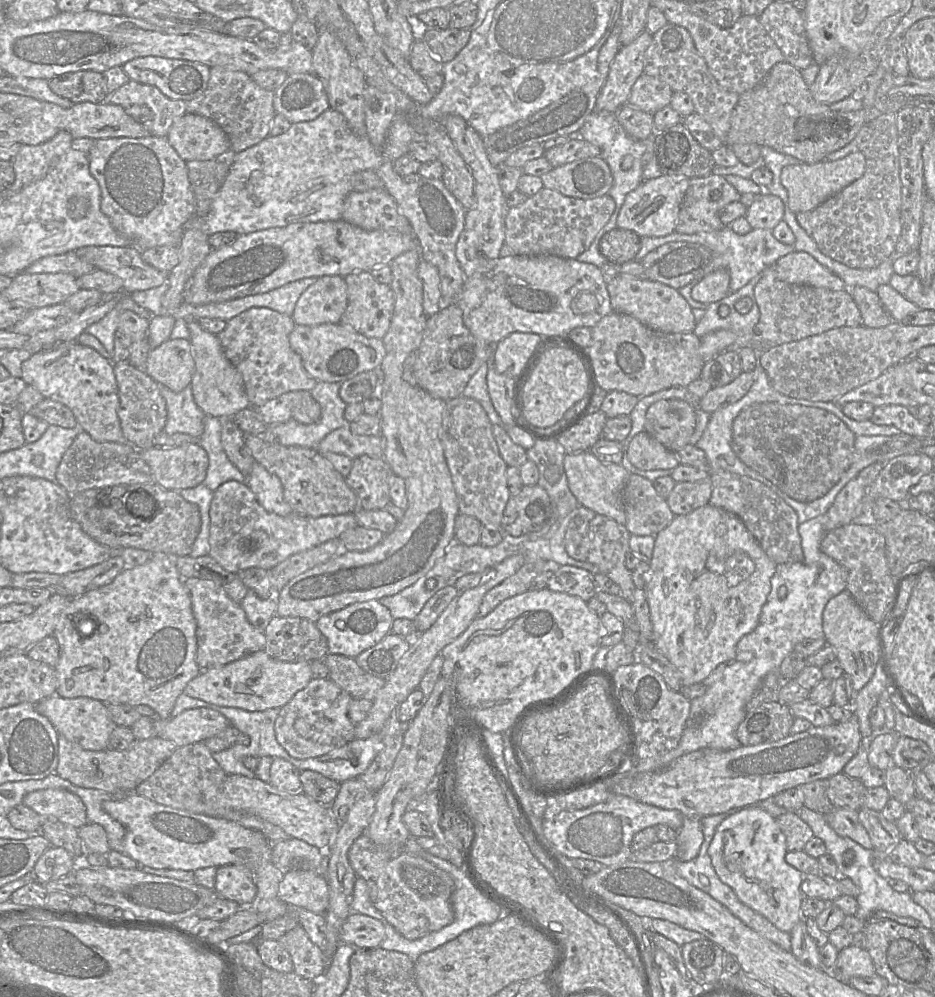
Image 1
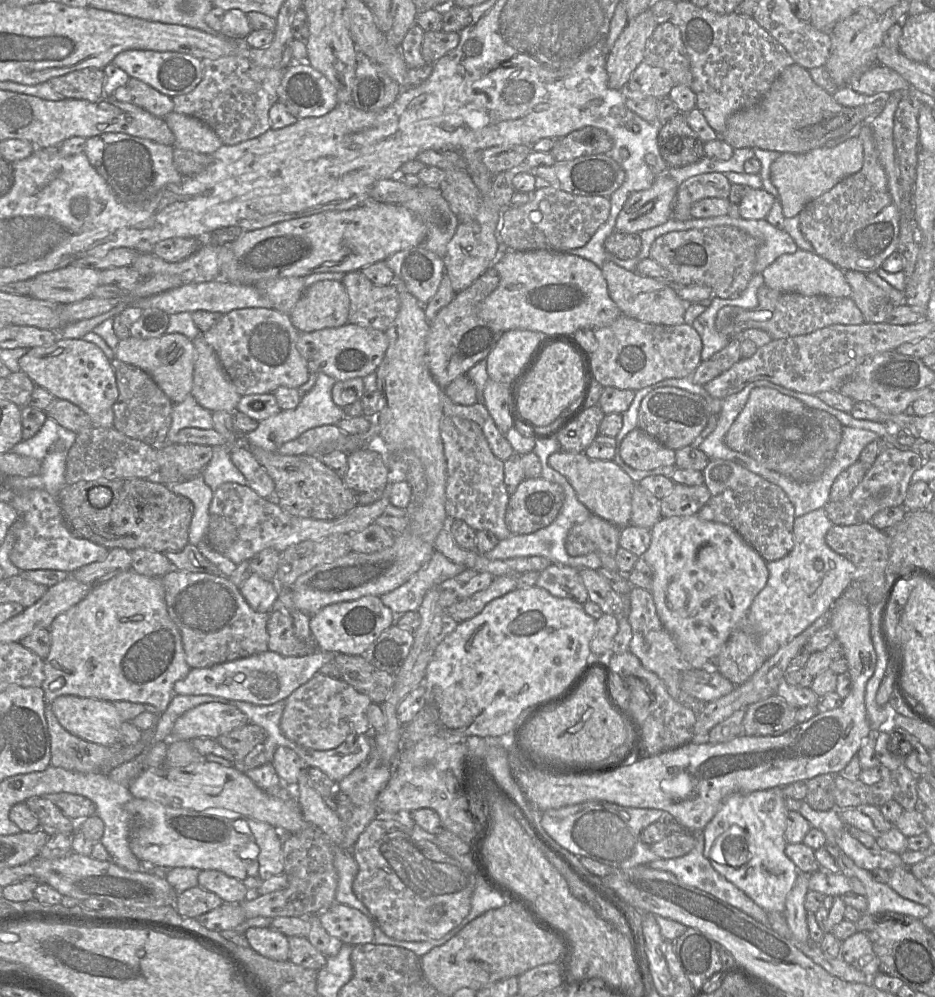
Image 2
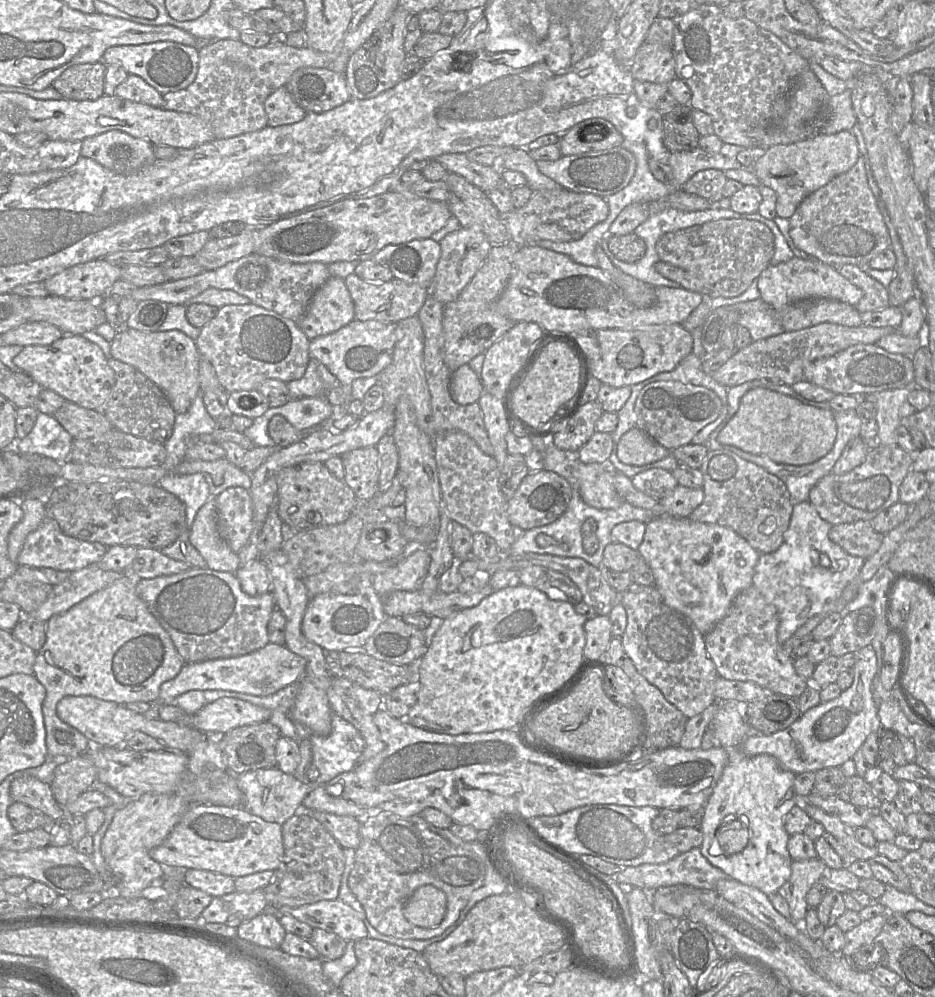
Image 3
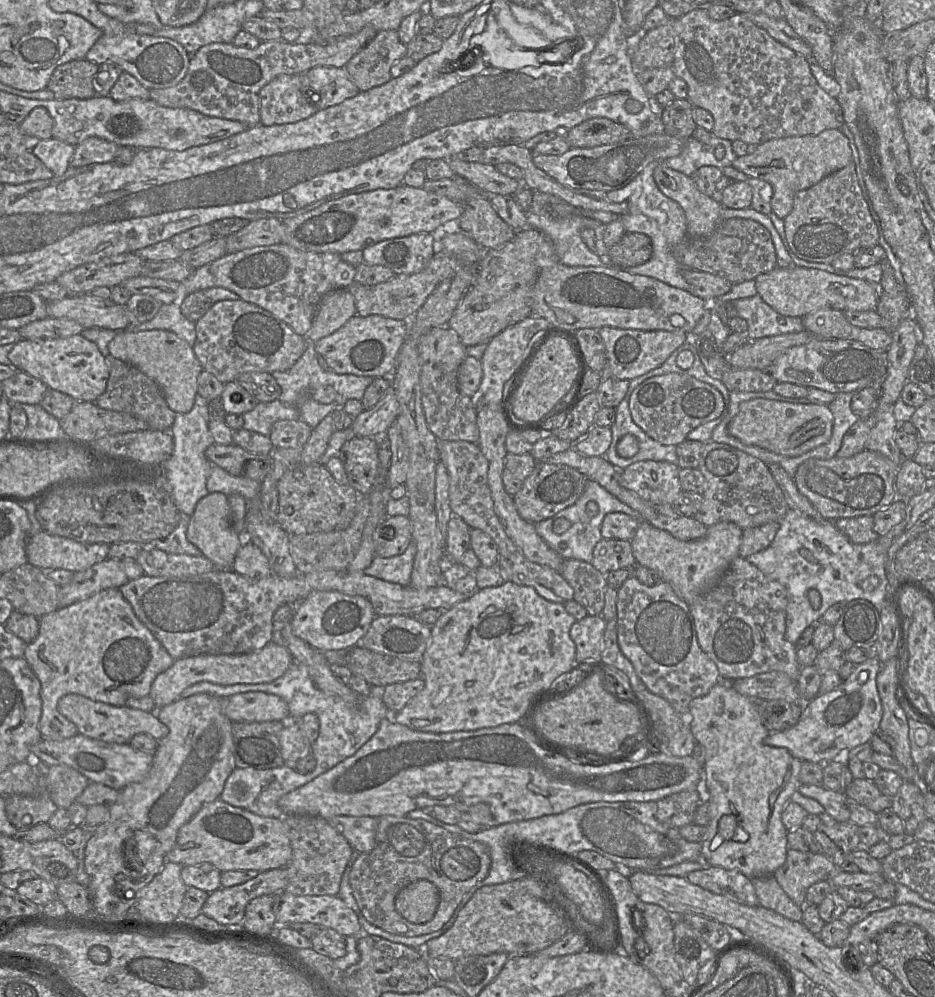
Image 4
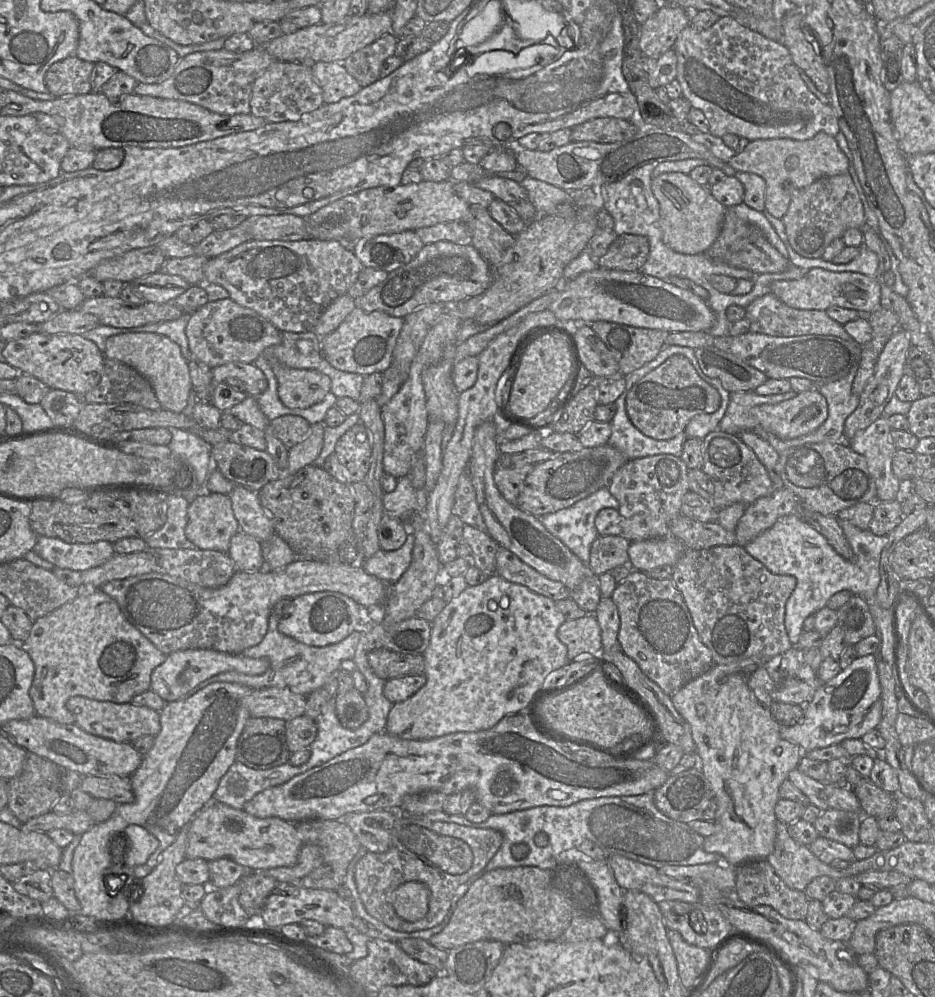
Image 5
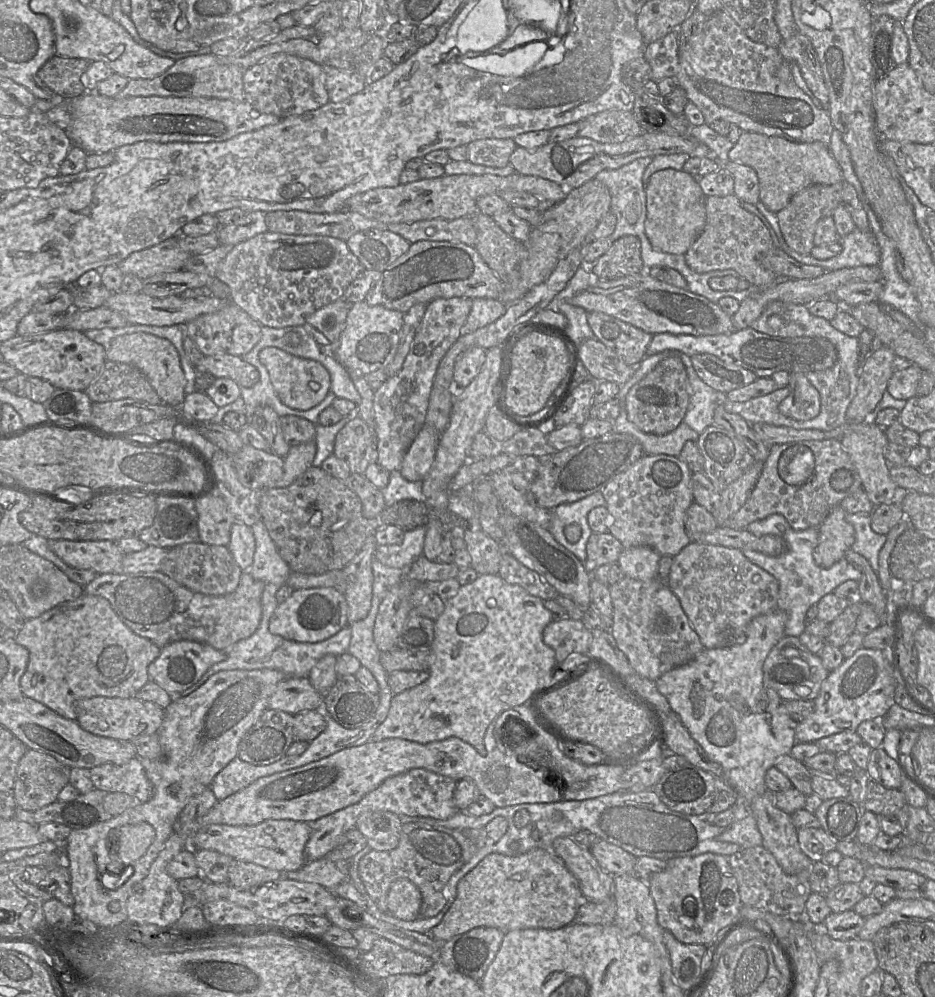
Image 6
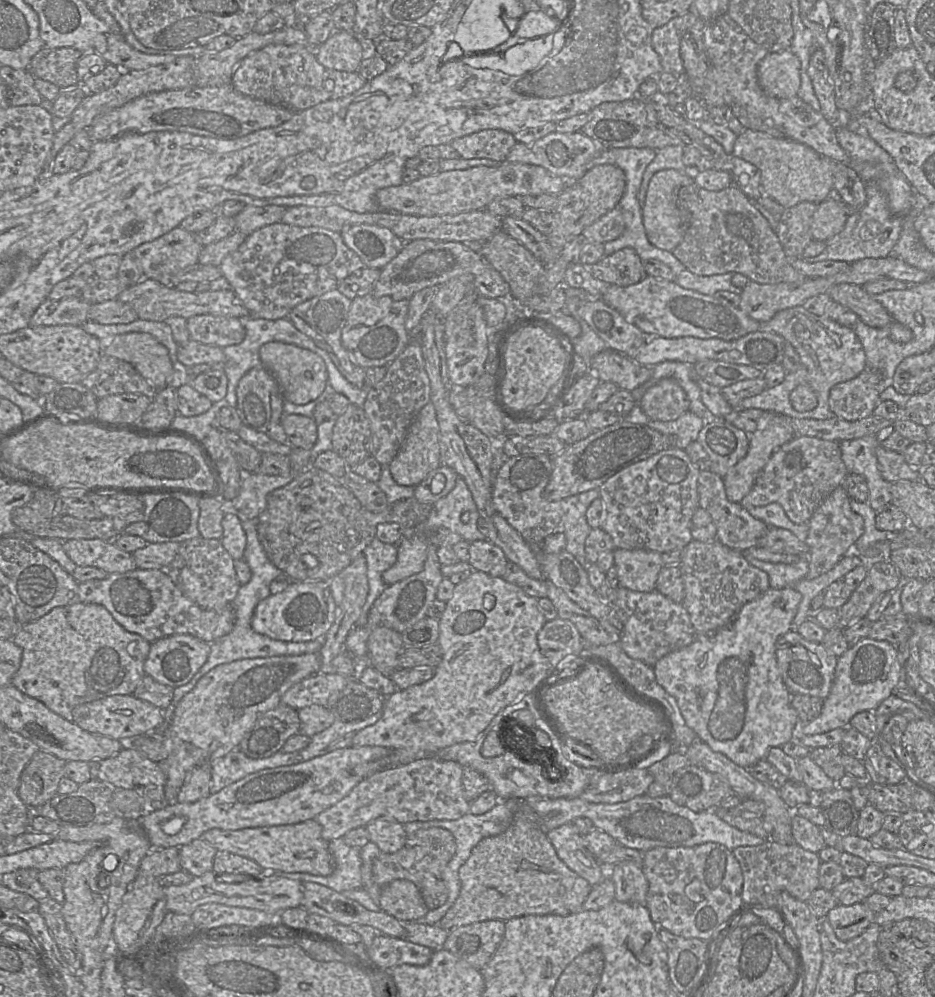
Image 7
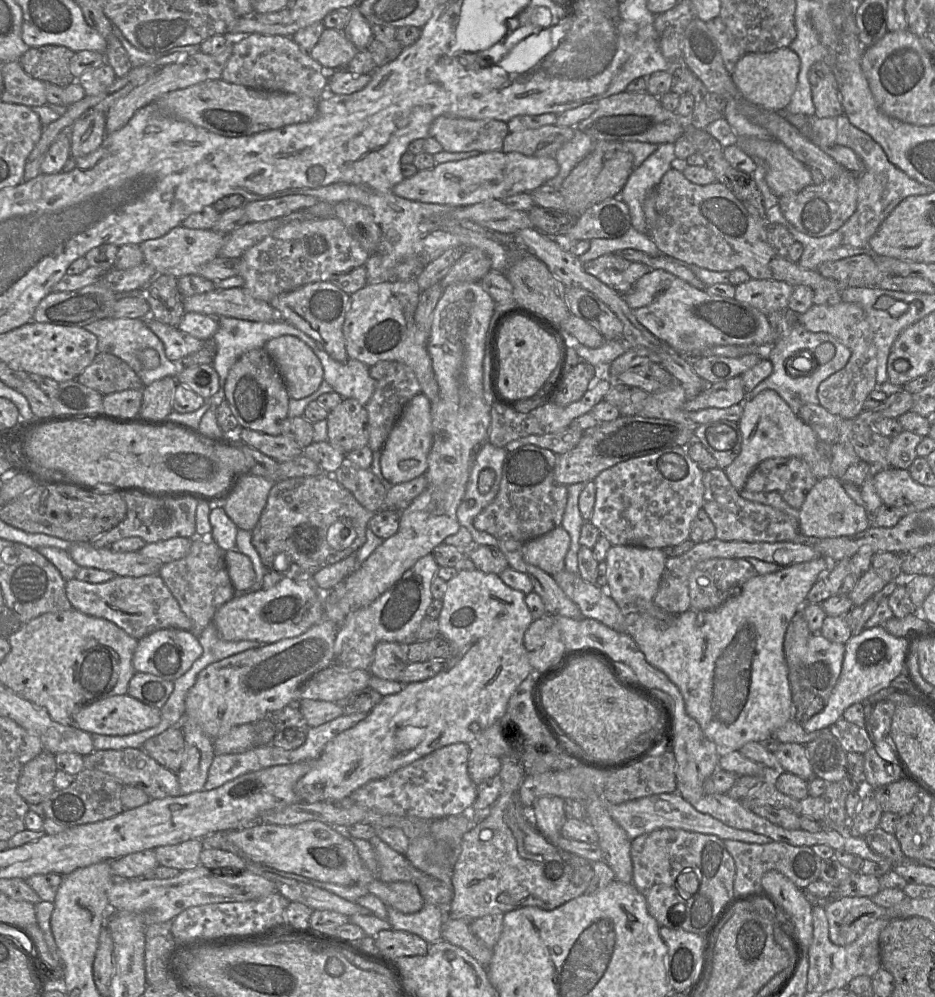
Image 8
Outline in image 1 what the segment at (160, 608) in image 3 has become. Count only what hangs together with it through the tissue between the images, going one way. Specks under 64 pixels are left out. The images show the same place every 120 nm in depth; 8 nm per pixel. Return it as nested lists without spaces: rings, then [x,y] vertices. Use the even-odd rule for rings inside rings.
[[[200,578],[184,579],[184,585],[189,592],[196,621],[196,663],[201,670],[222,666],[264,650],[266,641],[264,631],[250,624],[240,603],[227,595],[223,585]]]

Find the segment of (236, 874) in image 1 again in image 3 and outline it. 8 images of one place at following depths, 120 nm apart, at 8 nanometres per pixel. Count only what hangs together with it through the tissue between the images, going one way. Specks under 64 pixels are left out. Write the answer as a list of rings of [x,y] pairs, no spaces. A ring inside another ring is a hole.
[[[188,869],[184,884],[202,890],[212,897],[235,892],[235,877],[203,869]]]

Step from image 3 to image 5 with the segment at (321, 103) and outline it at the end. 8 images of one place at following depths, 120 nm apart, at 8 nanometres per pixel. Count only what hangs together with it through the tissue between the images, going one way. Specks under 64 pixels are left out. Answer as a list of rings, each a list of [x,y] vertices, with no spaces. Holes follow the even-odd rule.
[[[320,61],[310,65],[312,74],[322,89],[324,104],[336,103],[362,89],[343,63]]]

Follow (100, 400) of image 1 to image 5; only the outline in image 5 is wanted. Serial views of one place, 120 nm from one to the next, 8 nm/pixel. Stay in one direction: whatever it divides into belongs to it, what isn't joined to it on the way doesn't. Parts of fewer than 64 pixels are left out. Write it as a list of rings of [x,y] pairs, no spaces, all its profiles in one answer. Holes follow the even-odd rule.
[[[37,332],[25,338],[10,340],[3,349],[6,362],[29,374],[51,389],[75,393],[83,397],[100,382],[106,357],[99,347],[81,334],[45,334]]]

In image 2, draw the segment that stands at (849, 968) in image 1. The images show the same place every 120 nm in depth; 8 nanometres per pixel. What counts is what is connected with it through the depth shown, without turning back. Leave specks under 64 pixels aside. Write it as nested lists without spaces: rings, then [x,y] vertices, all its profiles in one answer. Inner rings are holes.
[[[856,932],[844,940],[840,957],[870,979],[879,972],[878,958],[873,952],[869,935],[865,932]]]

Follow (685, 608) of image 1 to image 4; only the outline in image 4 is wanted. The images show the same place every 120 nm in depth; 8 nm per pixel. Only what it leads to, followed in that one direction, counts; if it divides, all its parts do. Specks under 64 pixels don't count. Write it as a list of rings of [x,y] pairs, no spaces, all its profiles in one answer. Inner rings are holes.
[[[640,521],[631,545],[637,563],[657,572],[662,581],[669,583],[675,593],[690,605],[697,597],[711,589],[731,561],[739,556],[742,530],[733,522],[723,521],[707,527],[707,533],[701,539],[682,541],[647,521]]]

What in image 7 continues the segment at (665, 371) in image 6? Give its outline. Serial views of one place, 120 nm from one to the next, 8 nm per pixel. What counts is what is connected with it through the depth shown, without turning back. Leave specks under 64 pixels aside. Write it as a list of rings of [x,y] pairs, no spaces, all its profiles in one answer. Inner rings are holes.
[[[663,378],[645,391],[639,406],[652,420],[668,422],[689,410],[689,399],[674,378]]]

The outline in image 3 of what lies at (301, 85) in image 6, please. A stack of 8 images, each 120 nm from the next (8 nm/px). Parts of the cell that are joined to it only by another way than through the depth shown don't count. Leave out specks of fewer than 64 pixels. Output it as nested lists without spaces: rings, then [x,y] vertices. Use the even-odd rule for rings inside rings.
[[[286,86],[278,88],[267,97],[264,109],[267,115],[267,126],[271,127],[299,122],[307,113],[295,102]]]

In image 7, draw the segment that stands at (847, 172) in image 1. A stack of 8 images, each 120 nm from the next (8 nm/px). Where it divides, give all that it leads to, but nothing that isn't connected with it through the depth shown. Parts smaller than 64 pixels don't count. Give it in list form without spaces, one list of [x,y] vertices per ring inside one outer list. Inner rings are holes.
[[[745,129],[737,136],[733,155],[760,170],[763,193],[785,209],[801,202],[818,204],[835,193],[829,158],[795,140],[779,139],[764,132]]]

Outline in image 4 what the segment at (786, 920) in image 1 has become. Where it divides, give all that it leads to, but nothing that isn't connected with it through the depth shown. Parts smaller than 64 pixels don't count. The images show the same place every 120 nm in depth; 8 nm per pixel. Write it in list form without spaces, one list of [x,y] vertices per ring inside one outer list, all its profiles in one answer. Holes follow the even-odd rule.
[[[721,680],[714,685],[706,695],[695,698],[690,702],[687,722],[696,742],[702,745],[705,749],[705,760],[703,763],[700,787],[706,795],[706,800],[709,803],[710,822],[707,825],[705,839],[701,842],[701,853],[709,865],[722,867],[727,870],[737,870],[750,879],[773,875],[774,872],[786,861],[788,850],[788,830],[782,823],[781,814],[786,804],[791,801],[792,794],[799,788],[799,775],[802,764],[802,761],[792,756],[786,748],[773,747],[764,743],[764,739],[770,734],[770,732],[761,722],[757,709],[757,700],[761,699],[752,699],[748,696],[742,695],[731,686],[730,682]]]

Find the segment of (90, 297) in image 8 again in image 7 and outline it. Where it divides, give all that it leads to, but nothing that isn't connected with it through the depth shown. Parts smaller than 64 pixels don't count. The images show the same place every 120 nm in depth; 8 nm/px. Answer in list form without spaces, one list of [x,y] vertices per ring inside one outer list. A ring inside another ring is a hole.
[[[80,296],[67,297],[60,300],[47,298],[32,315],[28,327],[82,326],[88,320],[91,305]]]

